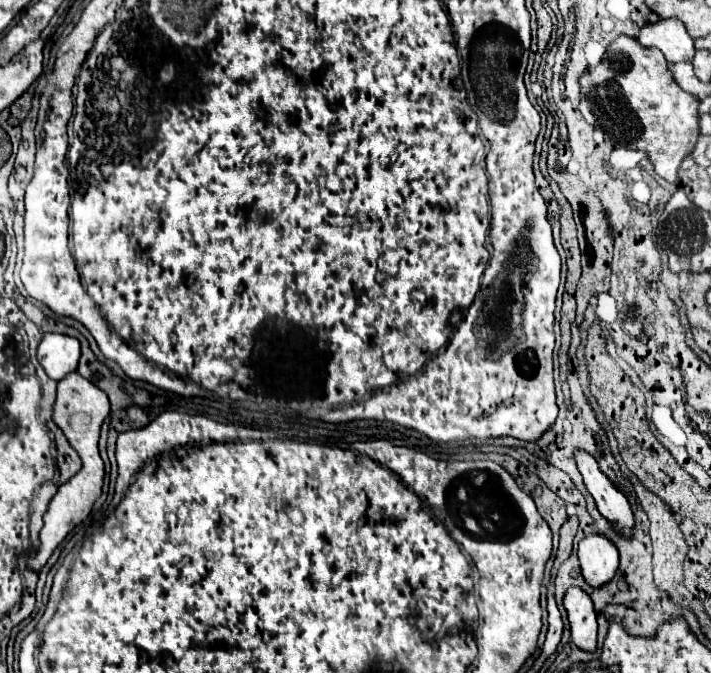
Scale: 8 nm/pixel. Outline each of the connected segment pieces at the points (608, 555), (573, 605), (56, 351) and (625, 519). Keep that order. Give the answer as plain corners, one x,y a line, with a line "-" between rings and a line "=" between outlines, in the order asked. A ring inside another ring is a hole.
591,534
579,542
579,562
585,582
593,588
601,588
615,576
619,568
617,548
601,534
=
569,588
563,606
567,610
567,618
571,624
571,642
585,652
595,652
597,616
589,594
585,594
581,588
=
45,334
37,348
39,364
45,368
47,376
57,382
77,370
79,354
79,340
63,334
=
577,450
575,452
575,460
577,460
579,472
583,474
585,486
589,490
589,494
593,496
601,516
605,516
611,522
611,526
623,538
631,538
633,536
633,528
635,528
635,516
633,516
631,504
627,502
627,498
599,470
597,460
591,454
587,454
583,450

